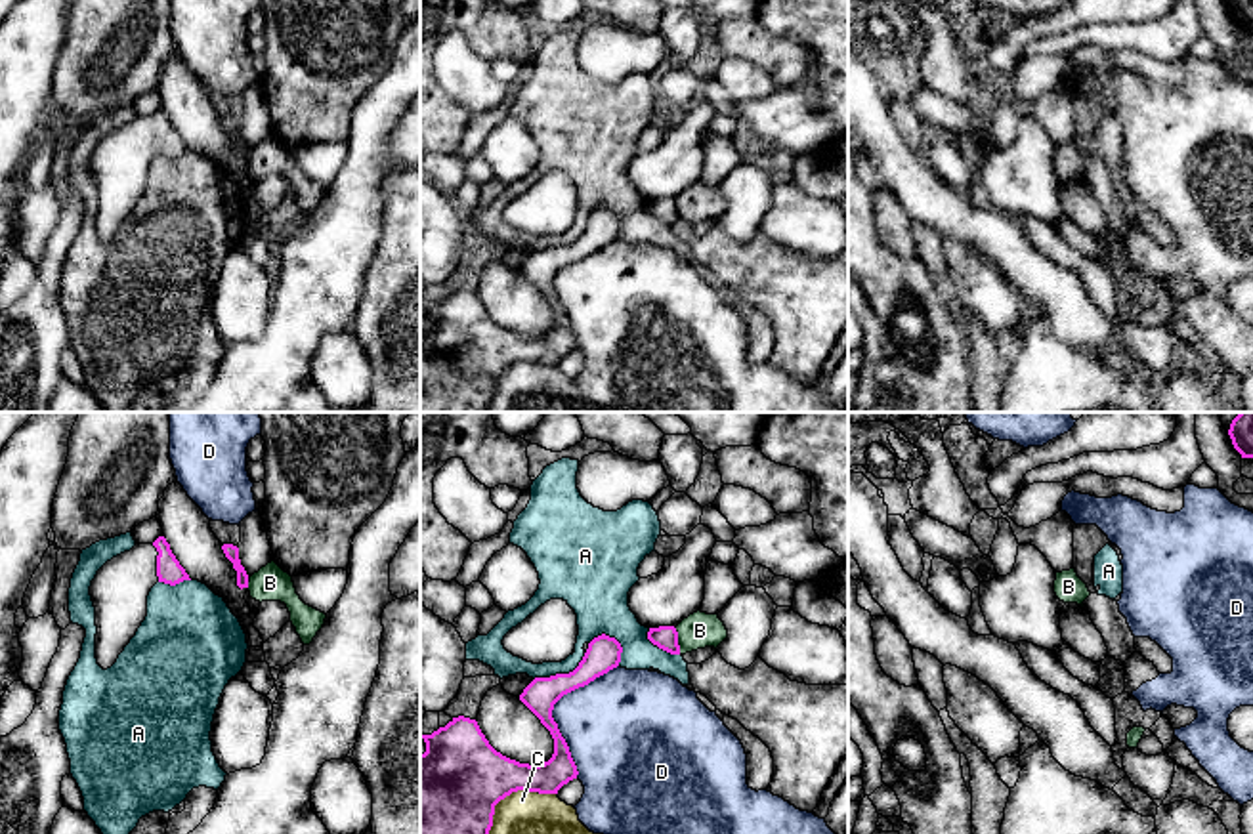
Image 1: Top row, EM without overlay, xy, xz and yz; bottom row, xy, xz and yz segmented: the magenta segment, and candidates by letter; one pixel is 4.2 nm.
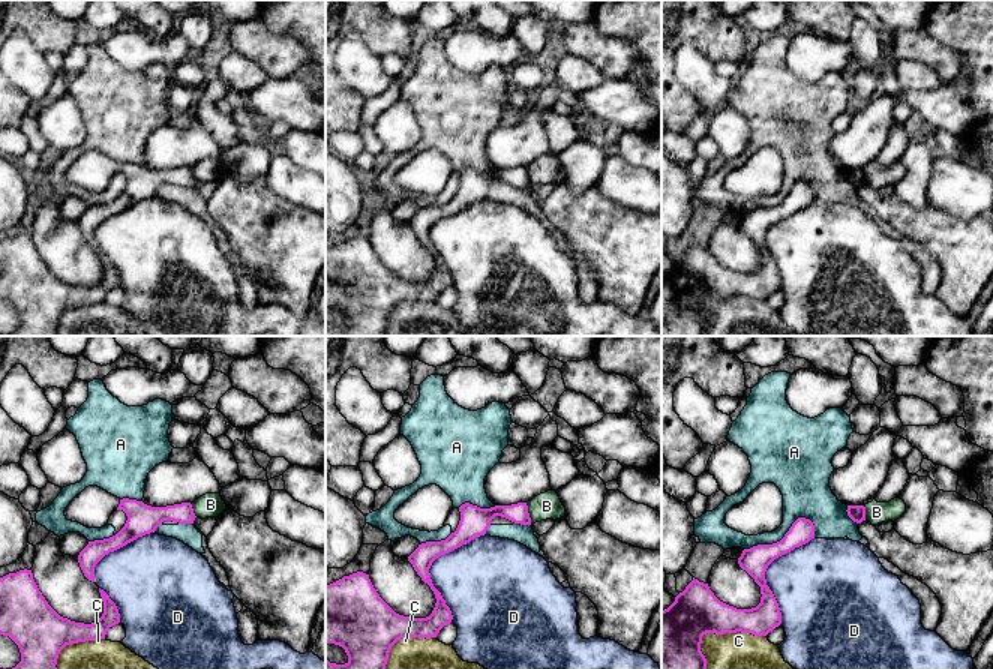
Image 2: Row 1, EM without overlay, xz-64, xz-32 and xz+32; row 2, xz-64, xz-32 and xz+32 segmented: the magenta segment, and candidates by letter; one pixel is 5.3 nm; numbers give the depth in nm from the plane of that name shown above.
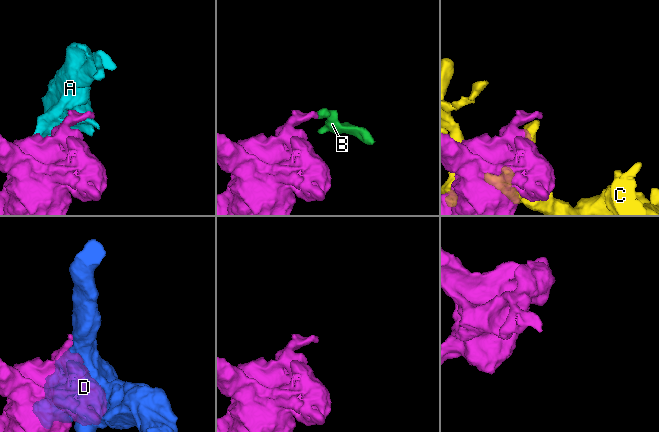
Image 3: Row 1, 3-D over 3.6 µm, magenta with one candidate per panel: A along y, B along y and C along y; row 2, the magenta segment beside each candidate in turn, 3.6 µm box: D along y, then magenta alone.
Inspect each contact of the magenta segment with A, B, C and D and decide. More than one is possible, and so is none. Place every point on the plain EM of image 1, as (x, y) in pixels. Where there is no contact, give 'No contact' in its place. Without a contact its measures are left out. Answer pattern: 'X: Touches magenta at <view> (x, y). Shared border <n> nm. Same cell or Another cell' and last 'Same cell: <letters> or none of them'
A: Touches magenta at xz (560, 247). Shared border 260 nm. Another cell
B: Touches magenta at xz (677, 214). Shared border 110 nm. Another cell
C: Touches magenta at xz (509, 367). Shared border 360 nm. Another cell
D: Touches magenta at xz (552, 281). Shared border 500 nm. Another cell
Same cell: none of them

